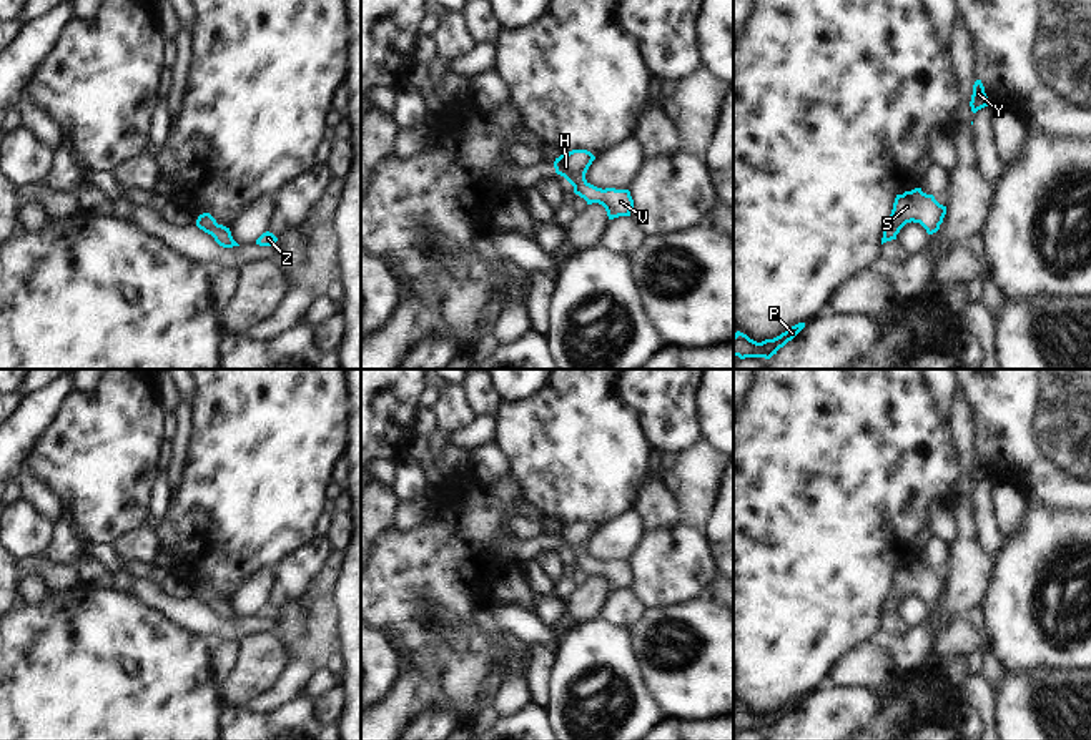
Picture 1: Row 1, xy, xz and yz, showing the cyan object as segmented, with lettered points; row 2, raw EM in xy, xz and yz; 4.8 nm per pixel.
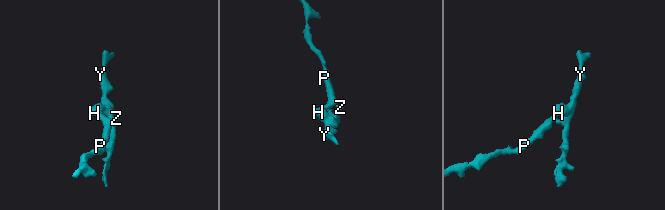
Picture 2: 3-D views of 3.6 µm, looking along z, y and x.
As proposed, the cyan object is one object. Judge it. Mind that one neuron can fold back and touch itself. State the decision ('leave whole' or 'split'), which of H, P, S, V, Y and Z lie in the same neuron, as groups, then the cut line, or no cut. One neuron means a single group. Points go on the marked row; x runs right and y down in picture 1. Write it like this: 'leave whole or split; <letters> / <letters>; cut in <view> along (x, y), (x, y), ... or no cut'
leave whole; H P S V Y Z; no cut

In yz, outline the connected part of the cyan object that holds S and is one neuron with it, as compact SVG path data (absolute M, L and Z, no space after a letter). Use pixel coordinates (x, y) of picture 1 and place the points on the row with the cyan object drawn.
M921 188L896 195L886 228L883 229L881 244L896 239L896 234L906 223L920 223L928 234L940 229L946 206L940 205L933 195Z

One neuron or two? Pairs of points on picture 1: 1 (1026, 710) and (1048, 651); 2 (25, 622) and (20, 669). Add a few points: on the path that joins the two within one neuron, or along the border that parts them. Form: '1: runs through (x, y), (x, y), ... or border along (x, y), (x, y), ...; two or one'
1: border along (1003, 667), (1013, 672), (1040, 669), (1073, 670); two
2: runs through (25, 634), (20, 657); one

